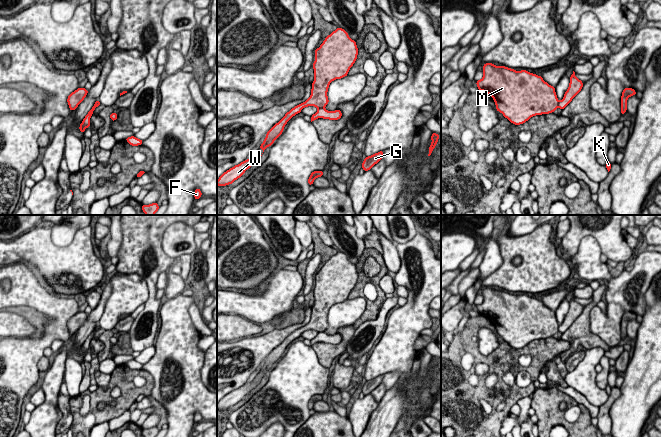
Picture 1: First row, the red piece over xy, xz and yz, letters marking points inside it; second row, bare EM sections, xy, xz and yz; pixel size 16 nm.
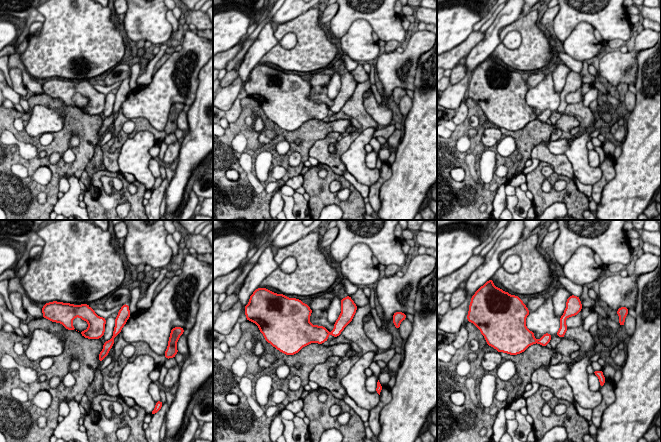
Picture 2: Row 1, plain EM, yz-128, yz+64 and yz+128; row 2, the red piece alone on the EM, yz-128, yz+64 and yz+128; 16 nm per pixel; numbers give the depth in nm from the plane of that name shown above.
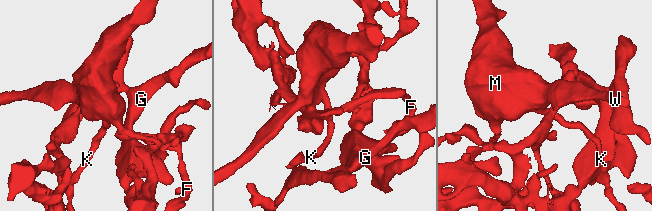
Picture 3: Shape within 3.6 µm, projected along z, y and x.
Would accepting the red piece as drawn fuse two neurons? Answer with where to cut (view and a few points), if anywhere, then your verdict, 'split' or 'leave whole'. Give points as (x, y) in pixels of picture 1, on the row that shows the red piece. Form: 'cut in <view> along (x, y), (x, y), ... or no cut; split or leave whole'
no cut; leave whole

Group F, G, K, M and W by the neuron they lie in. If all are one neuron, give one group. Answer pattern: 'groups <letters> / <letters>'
groups F G K M W

